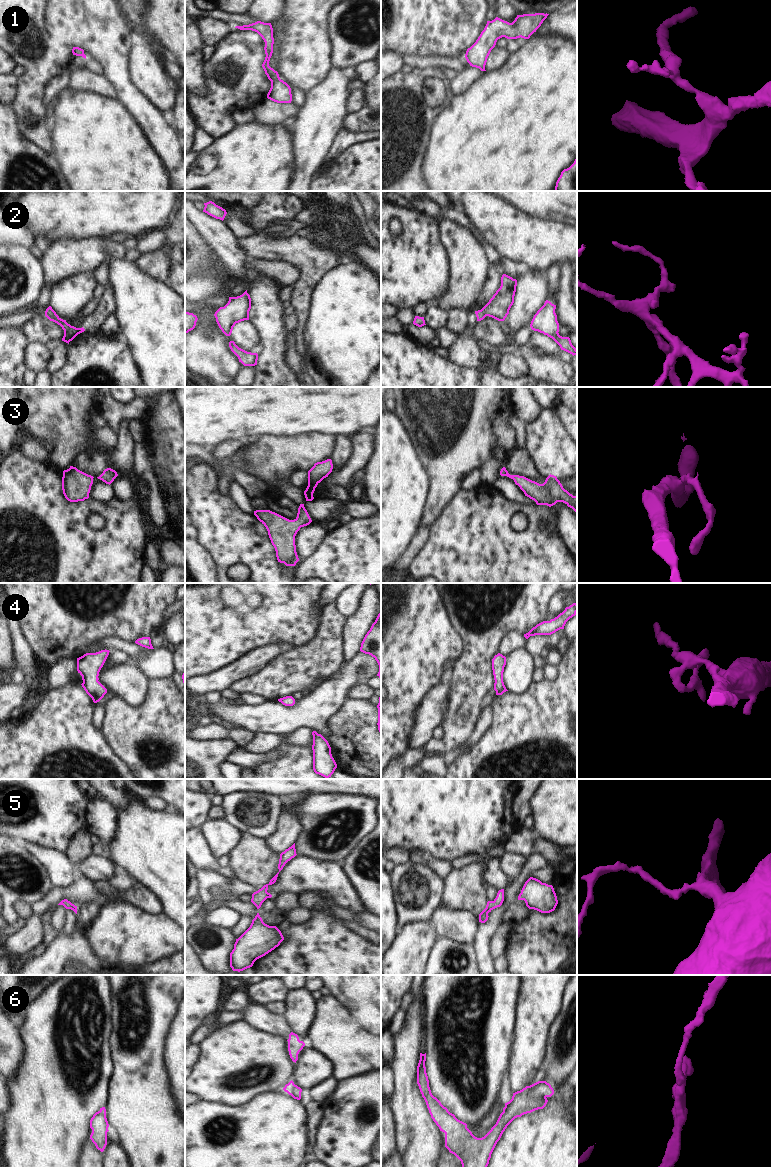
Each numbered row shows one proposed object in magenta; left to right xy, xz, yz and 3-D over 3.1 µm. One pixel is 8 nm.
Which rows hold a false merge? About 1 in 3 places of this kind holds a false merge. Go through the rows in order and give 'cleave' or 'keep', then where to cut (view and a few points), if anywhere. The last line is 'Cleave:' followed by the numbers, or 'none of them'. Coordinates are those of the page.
1: keep | no cut
2: keep | no cut
3: keep | no cut
4: keep | no cut
5: keep | no cut
6: keep | no cut
Cleave: none of them

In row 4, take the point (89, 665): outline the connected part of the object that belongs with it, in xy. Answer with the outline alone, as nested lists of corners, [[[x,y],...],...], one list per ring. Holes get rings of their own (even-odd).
[[[105,649],[96,653],[86,653],[77,658],[77,671],[83,680],[81,685],[94,703],[99,702],[107,693],[107,689],[98,681],[98,676],[109,652]]]

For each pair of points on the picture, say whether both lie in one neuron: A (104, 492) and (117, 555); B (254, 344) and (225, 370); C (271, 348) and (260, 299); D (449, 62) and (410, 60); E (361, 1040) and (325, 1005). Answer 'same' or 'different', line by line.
A: different
B: different
C: same
D: same
E: same

